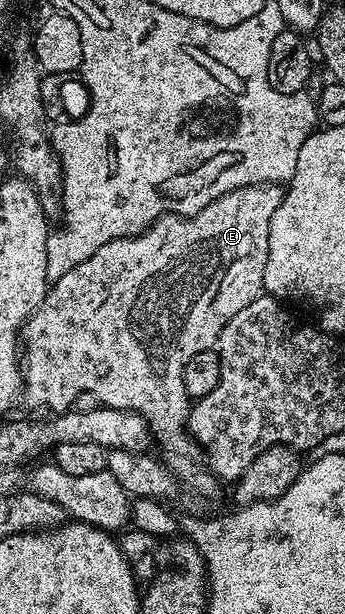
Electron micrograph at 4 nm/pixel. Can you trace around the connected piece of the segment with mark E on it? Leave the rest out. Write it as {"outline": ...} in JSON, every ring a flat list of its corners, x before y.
{"outline":[[256,185,254,187,242,187,241,189,233,189,229,193,225,193,221,197,217,197,217,201,213,201,209,205,205,205,205,209,201,209,196,215,173,215,170,213,164,213,160,215,158,221,153,224,152,227,146,227,140,235,126,235,120,239,114,239,109,241,109,245,101,245,101,249,97,249,97,253,93,253,93,257,89,257,85,261,81,261,81,265,77,265,73,269,69,269,69,273,65,273,65,277,54,280,48,286,47,296,41,301,41,305,35,312,27,318,27,322,23,324,21,328,21,370,23,372,23,394,22,398,24,400,28,399,35,407,48,407,48,412,51,413,62,413,72,406,71,403,75,398,78,397,79,391,91,391,92,400,98,401,102,406,112,407,113,409,125,409,126,411,132,411,137,413,142,417,143,420,149,425,151,434,153,436,154,442,159,443,158,454,161,456,162,462,165,464,168,471,178,479,180,484,192,487,195,491,200,491,203,495,211,495,215,491,215,483,217,484,216,476,212,475,210,470,205,466,204,460,201,458,200,451,201,448,194,439,191,438,187,430,187,417,191,414,191,409,193,406,193,400,185,393,185,383,183,381,183,370,185,369,185,364,189,362,189,357,194,357,196,353,201,353,202,351,210,351,212,348,218,344,219,334,221,329,225,329,225,325,229,325,229,321,233,317,237,317,237,313,241,313,241,309,245,309,245,305,249,305,249,301,253,301,258,295,264,294,263,289,263,278,265,277,265,261,269,261,269,221,273,221,273,213,277,213,277,205,281,205,283,200,284,188,279,185]]}

